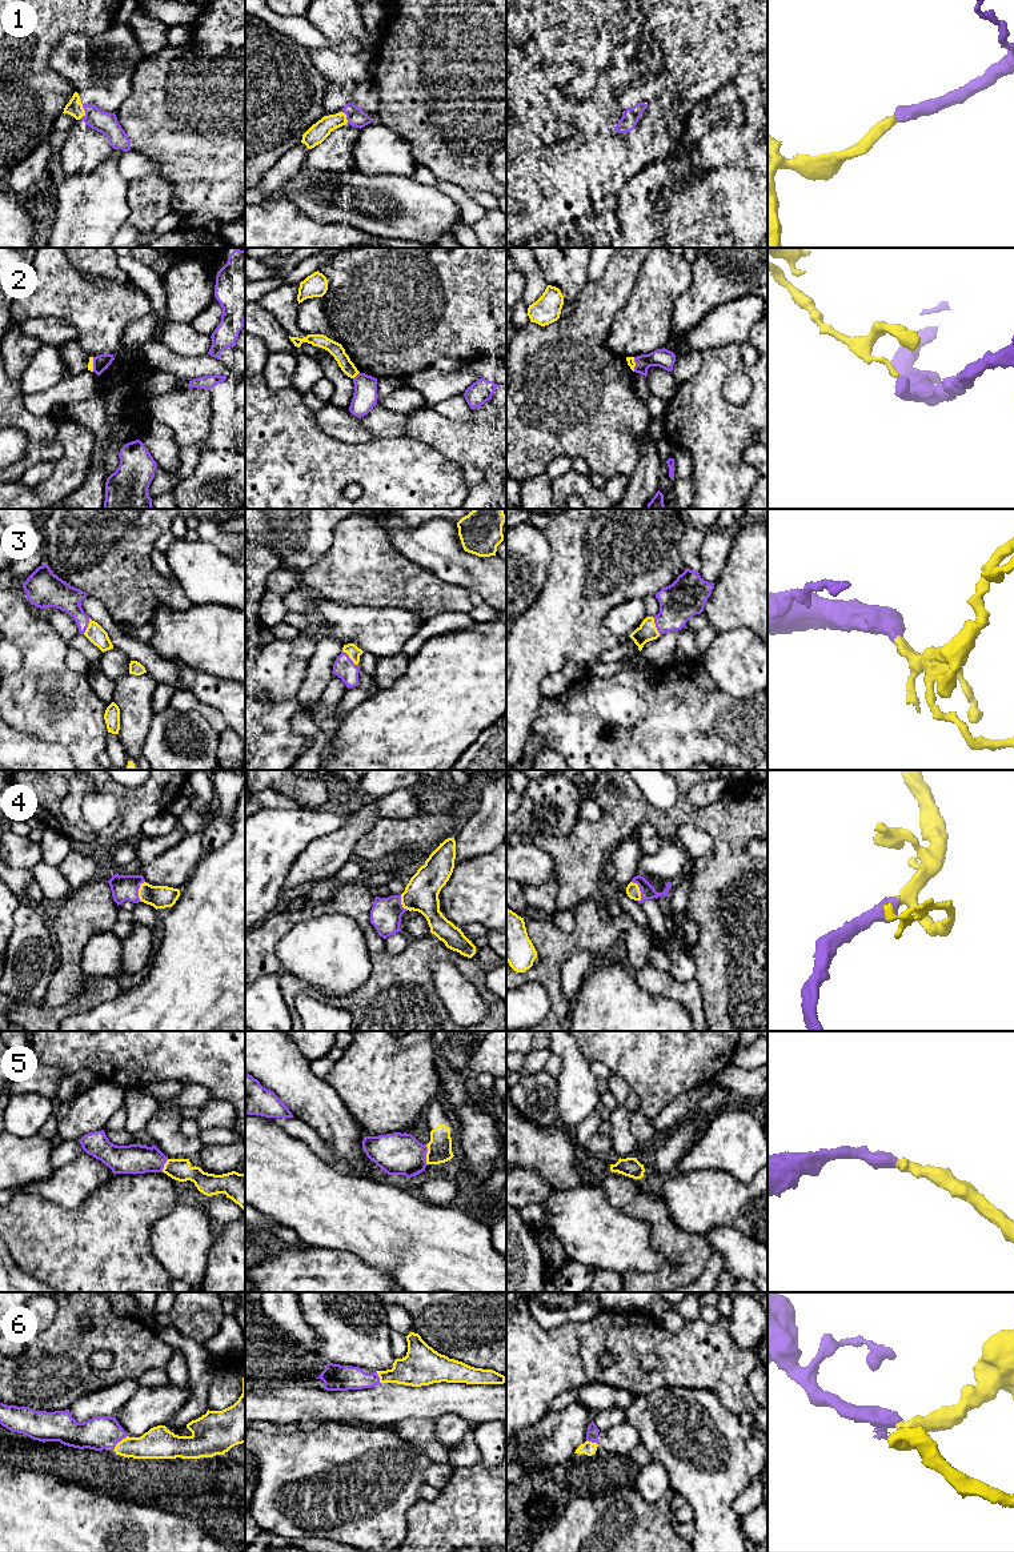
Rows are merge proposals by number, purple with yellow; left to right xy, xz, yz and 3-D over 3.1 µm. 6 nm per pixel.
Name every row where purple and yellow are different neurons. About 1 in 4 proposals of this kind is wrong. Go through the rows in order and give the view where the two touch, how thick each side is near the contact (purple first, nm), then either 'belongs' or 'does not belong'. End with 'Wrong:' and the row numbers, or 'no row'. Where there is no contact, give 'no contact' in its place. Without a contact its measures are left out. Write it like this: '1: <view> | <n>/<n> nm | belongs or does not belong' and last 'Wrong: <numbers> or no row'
1: xy | 130/100 nm | belongs
2: xz | 140/90 nm | does not belong
3: xz | 130/80 nm | belongs
4: yz | 90/80 nm | belongs
5: xz | 260/140 nm | belongs
6: xy | 200/190 nm | belongs
Wrong: 2

